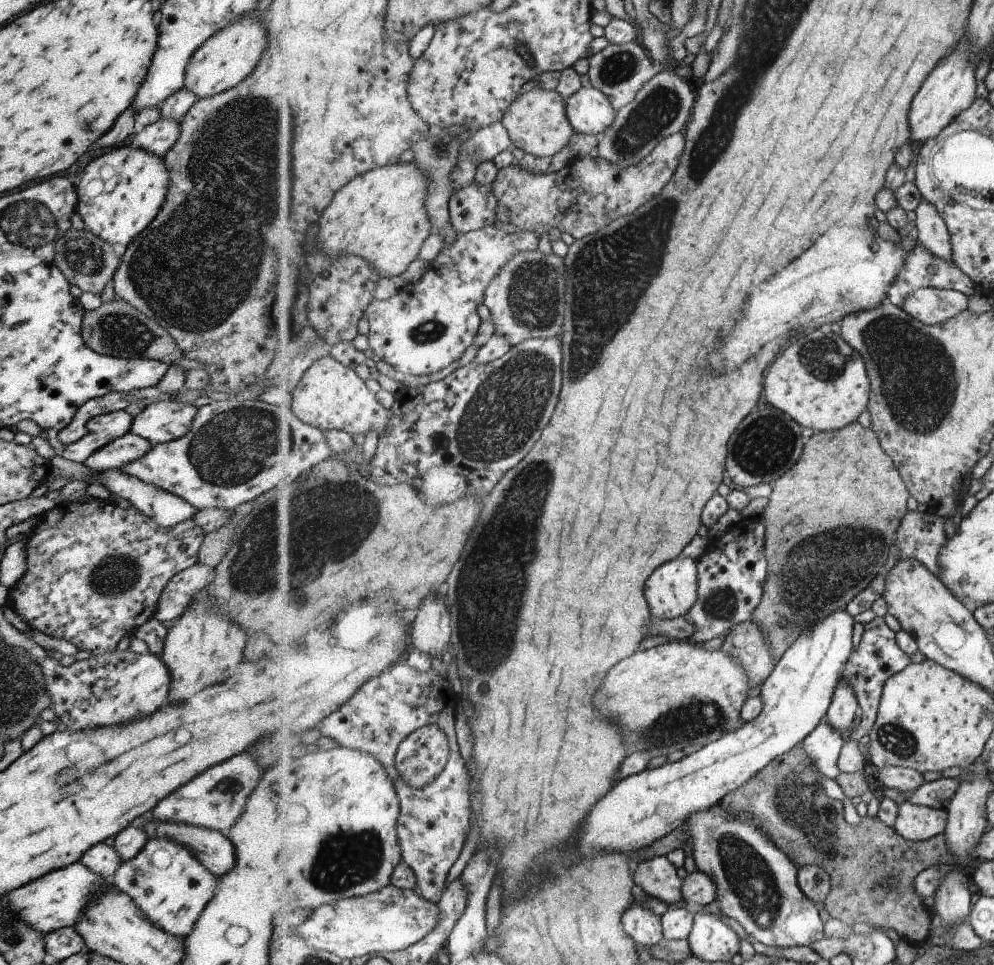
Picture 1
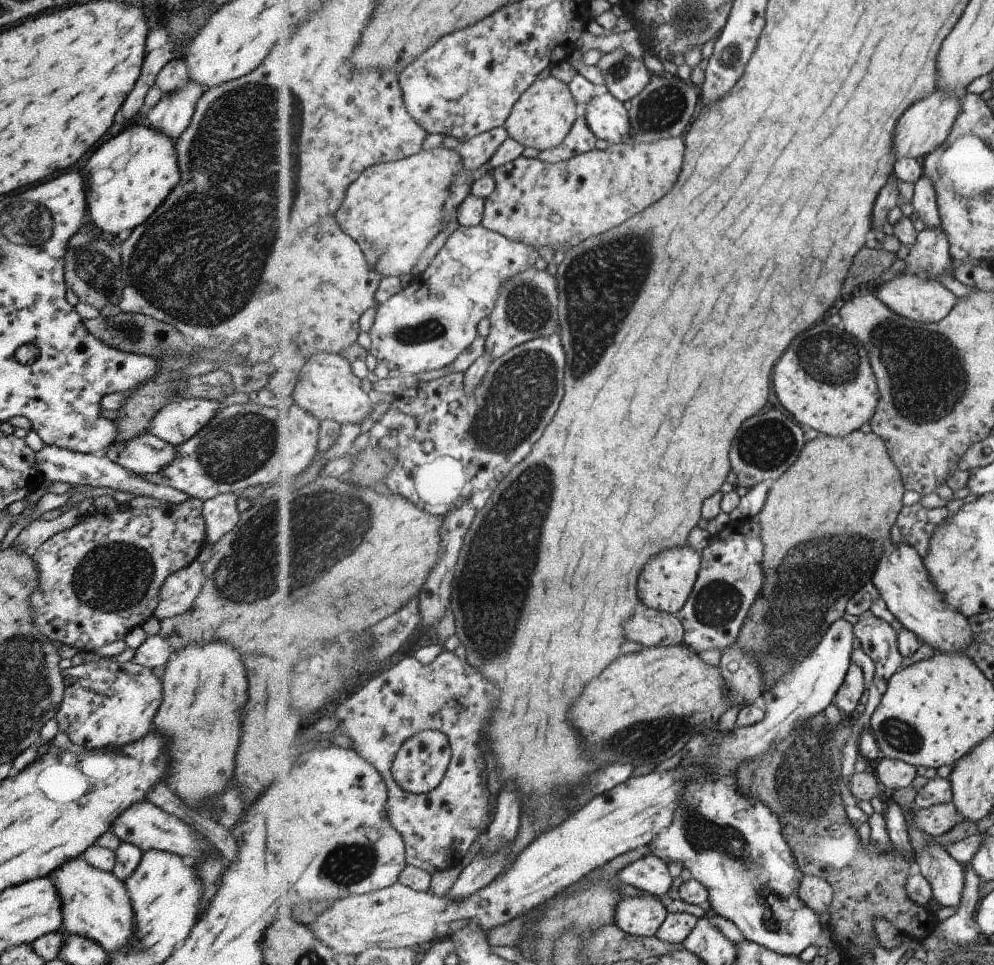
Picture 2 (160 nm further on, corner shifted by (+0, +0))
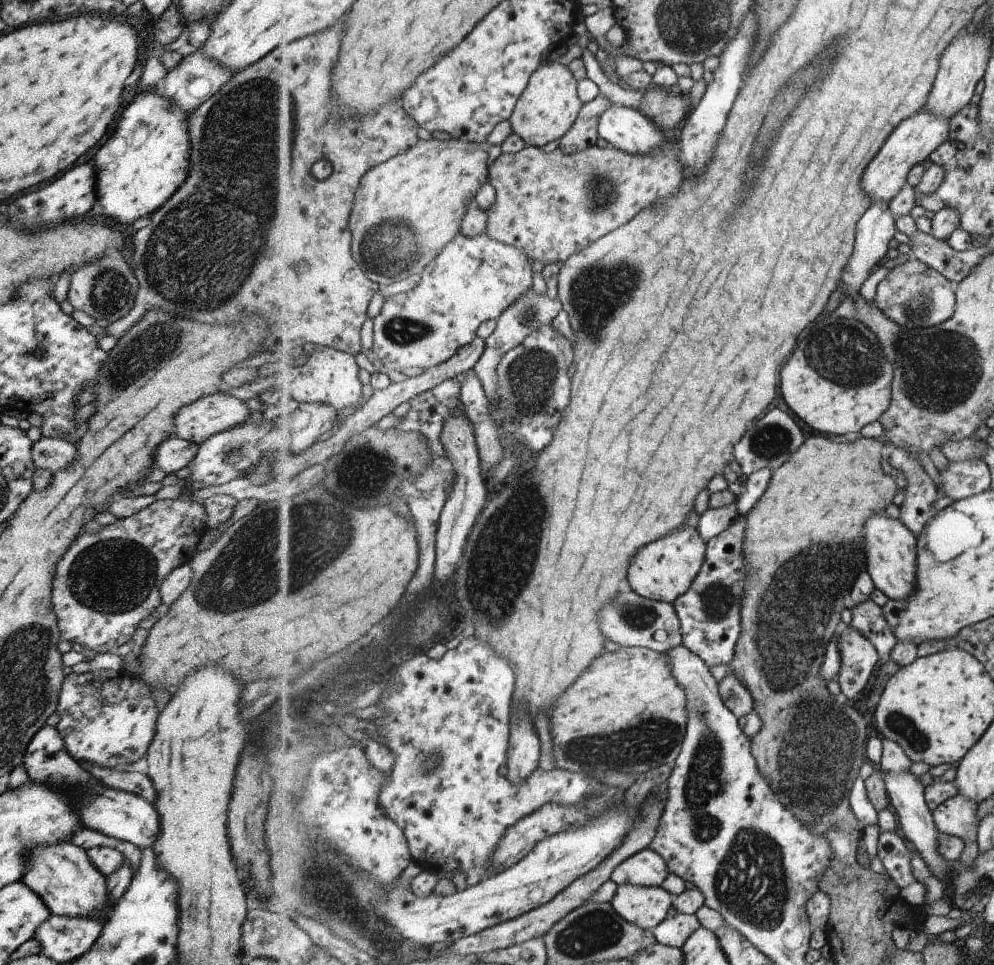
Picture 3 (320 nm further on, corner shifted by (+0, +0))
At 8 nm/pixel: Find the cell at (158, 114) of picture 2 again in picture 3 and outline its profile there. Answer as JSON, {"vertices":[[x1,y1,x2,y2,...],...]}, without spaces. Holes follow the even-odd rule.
{"vertices":[[197,50,182,58,175,68,166,72,164,80,158,87,159,96,163,96,167,102,179,106,179,110,183,110,188,115,203,104,207,98,218,92,231,76,229,68,219,66,215,60,209,60,203,52]]}

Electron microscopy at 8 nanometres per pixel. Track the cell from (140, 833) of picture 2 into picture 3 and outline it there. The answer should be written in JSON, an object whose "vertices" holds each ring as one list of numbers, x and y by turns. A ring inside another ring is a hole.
{"vertices":[[43,726,31,738,25,750,22,766,28,780,39,784,59,784,71,790,71,798,75,800,75,814,85,829,90,829,103,836,131,843,142,851,155,842,155,834,159,832,159,818,152,804,132,793,105,787,94,779,87,770,71,758,63,746,59,732,53,726]]}

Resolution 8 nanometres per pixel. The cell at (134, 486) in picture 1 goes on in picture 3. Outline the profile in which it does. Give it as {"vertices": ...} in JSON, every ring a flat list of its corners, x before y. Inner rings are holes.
{"vertices":[[40,436,31,446,31,461,37,469,47,470,51,475,65,466,69,466,77,456,77,450,71,442,59,438]]}

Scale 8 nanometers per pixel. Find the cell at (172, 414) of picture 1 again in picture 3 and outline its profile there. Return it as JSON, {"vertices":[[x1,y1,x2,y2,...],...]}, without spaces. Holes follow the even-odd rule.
{"vertices":[[216,392,214,394,203,396,191,404,181,406,175,416,173,416,173,437,181,438,185,442,199,445,205,441,205,438,219,434,223,430,229,430,233,426,243,424,246,419,254,416,258,409,253,403,246,403,237,400,227,393]]}

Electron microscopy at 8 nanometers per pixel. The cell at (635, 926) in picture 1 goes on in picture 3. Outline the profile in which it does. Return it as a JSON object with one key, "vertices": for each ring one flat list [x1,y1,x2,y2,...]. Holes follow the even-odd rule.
{"vertices":[[623,884,617,887,612,906,629,924,643,930,653,930,665,921,671,906,671,893,663,886,637,886]]}

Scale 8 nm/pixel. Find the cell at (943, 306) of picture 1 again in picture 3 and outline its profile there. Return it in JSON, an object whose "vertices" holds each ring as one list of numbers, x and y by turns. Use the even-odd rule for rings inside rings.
{"vertices":[[914,257,891,269,878,284,875,296,874,302,883,314,908,328,939,326,953,317,957,305,953,284,941,272]]}

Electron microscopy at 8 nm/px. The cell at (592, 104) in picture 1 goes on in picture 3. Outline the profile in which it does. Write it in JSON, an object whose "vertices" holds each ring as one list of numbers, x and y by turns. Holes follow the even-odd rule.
{"vertices":[[612,105,601,114,600,137,630,154,648,154,665,144,666,133,639,109]]}

